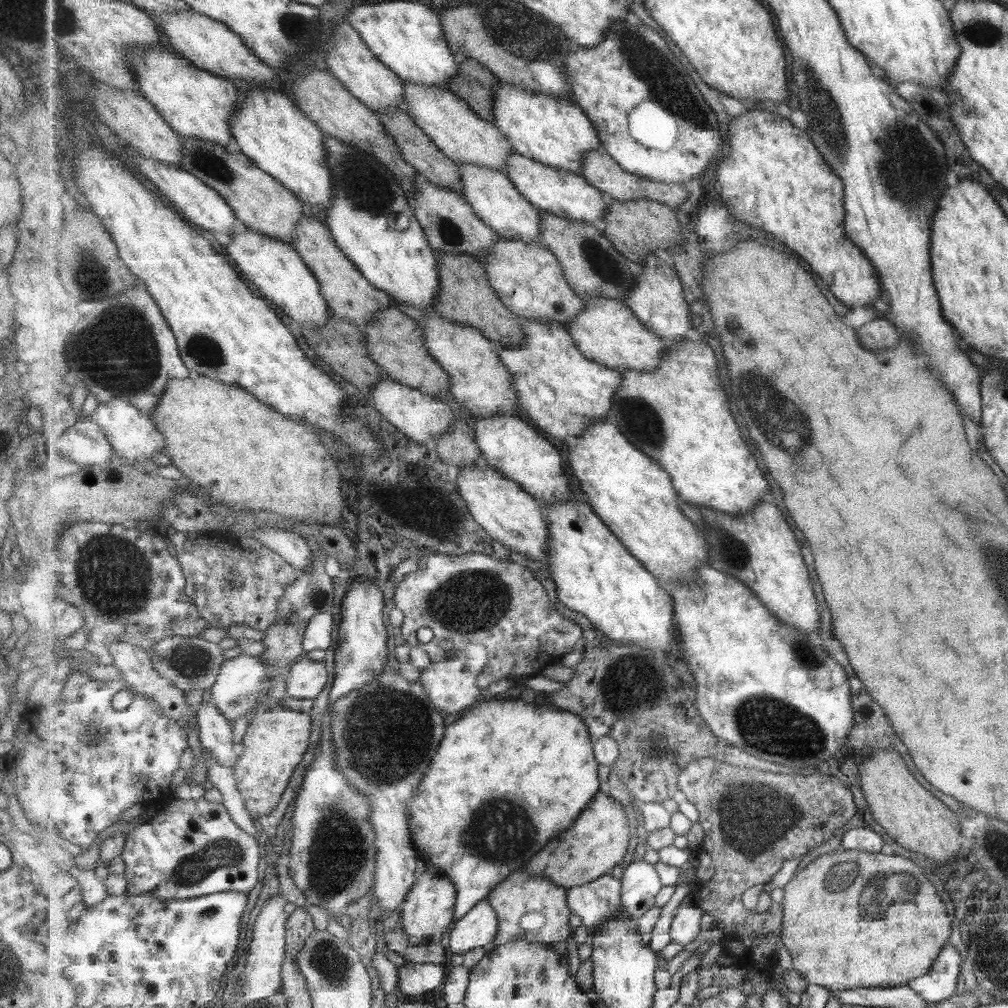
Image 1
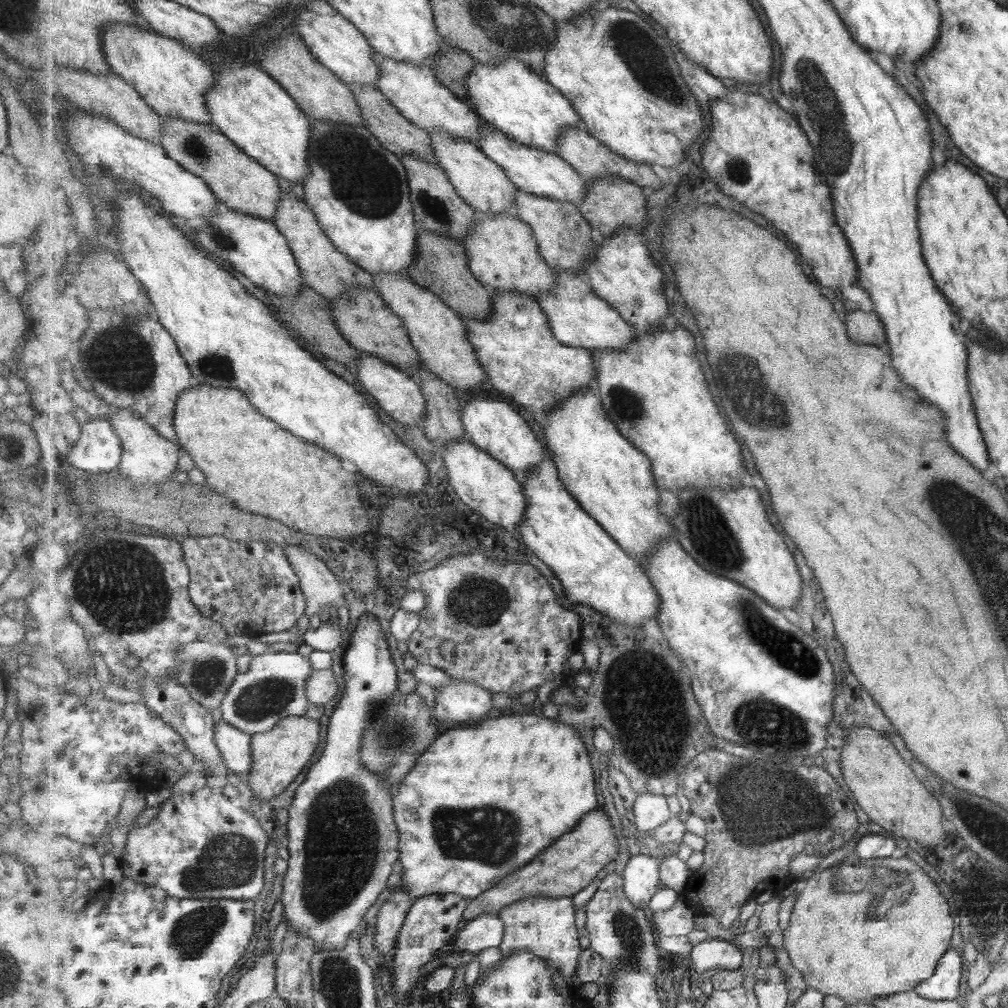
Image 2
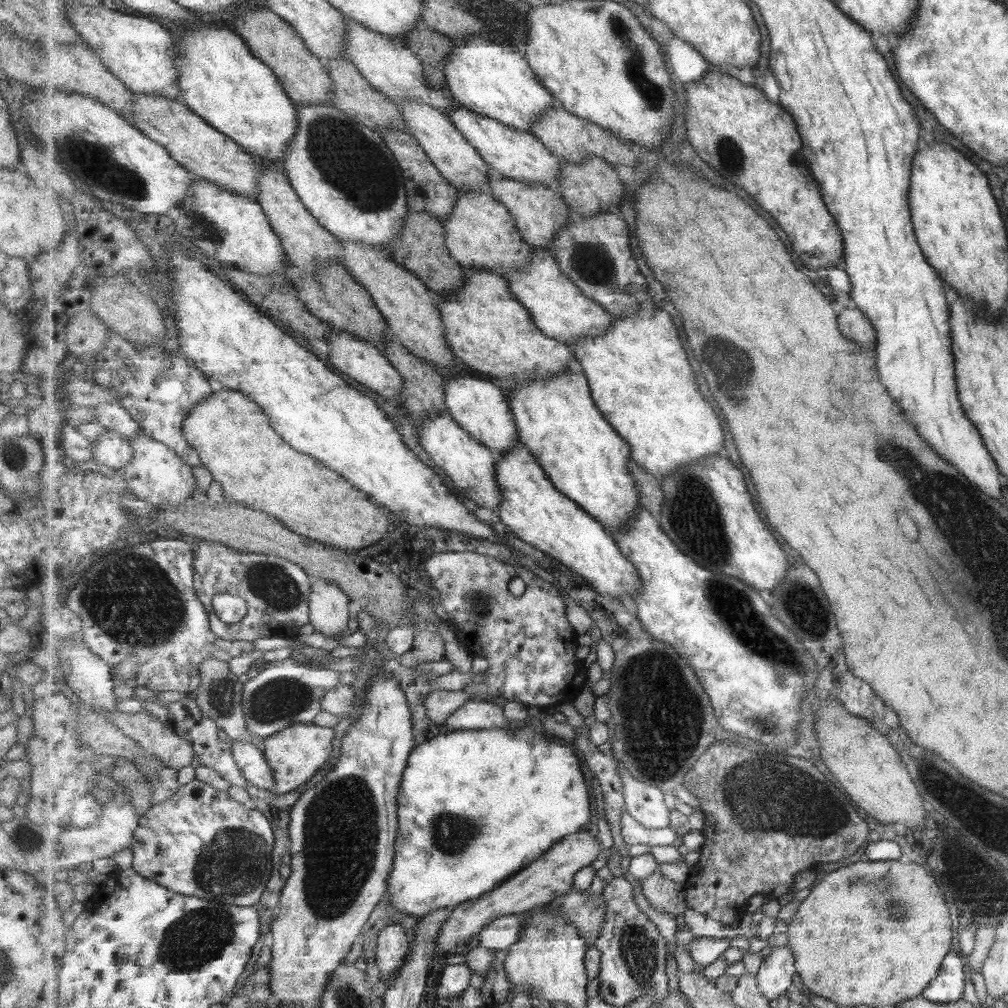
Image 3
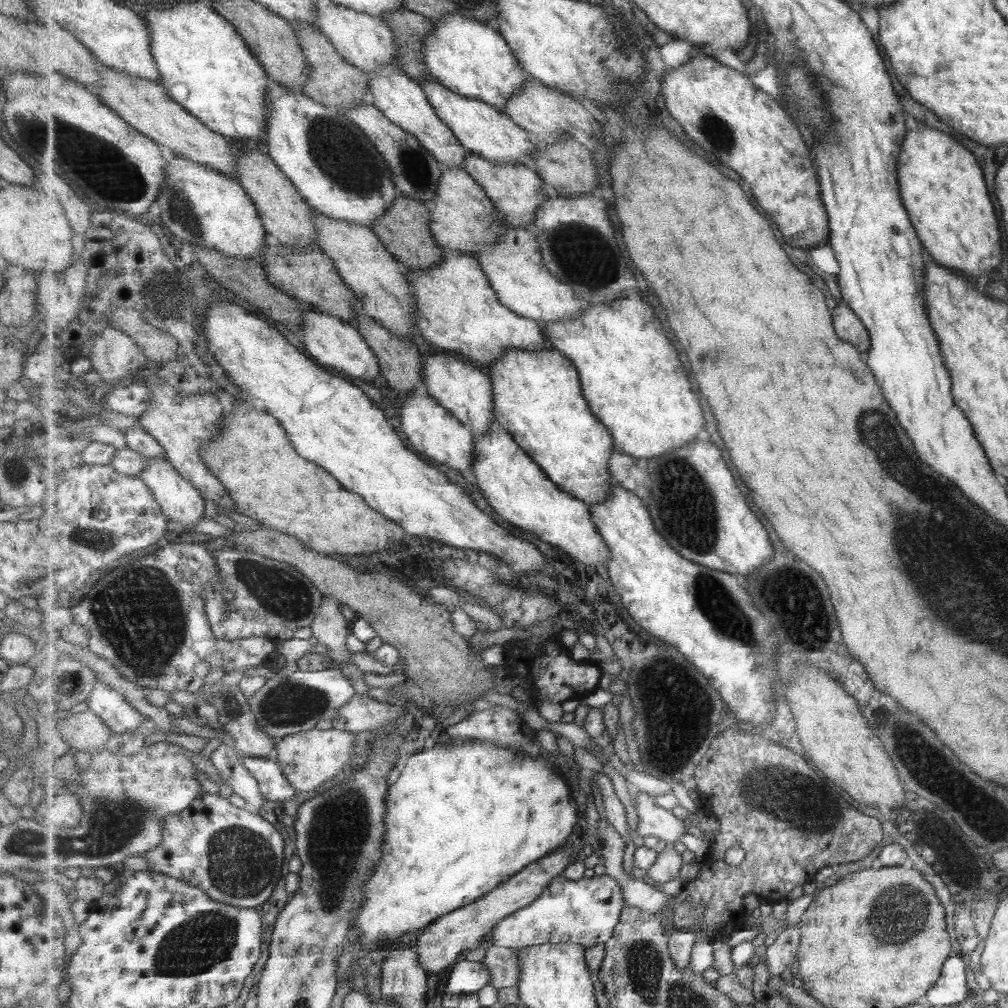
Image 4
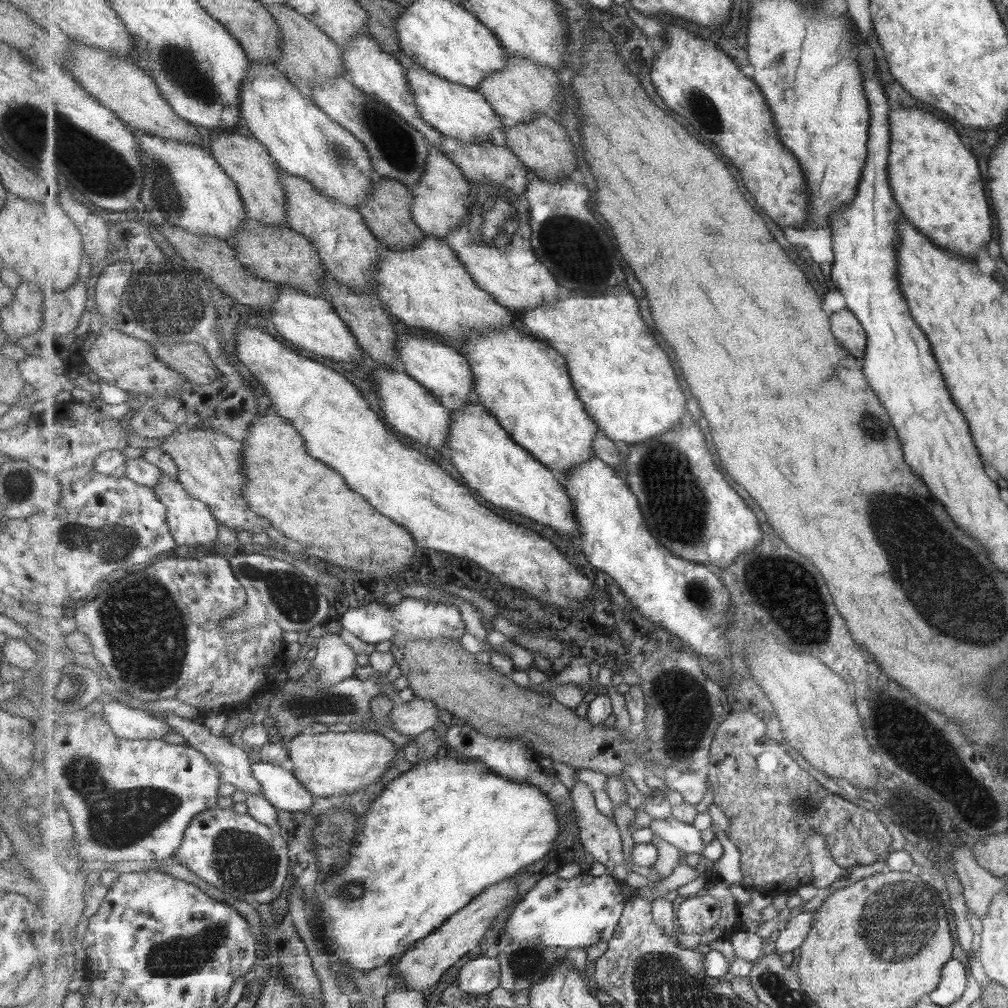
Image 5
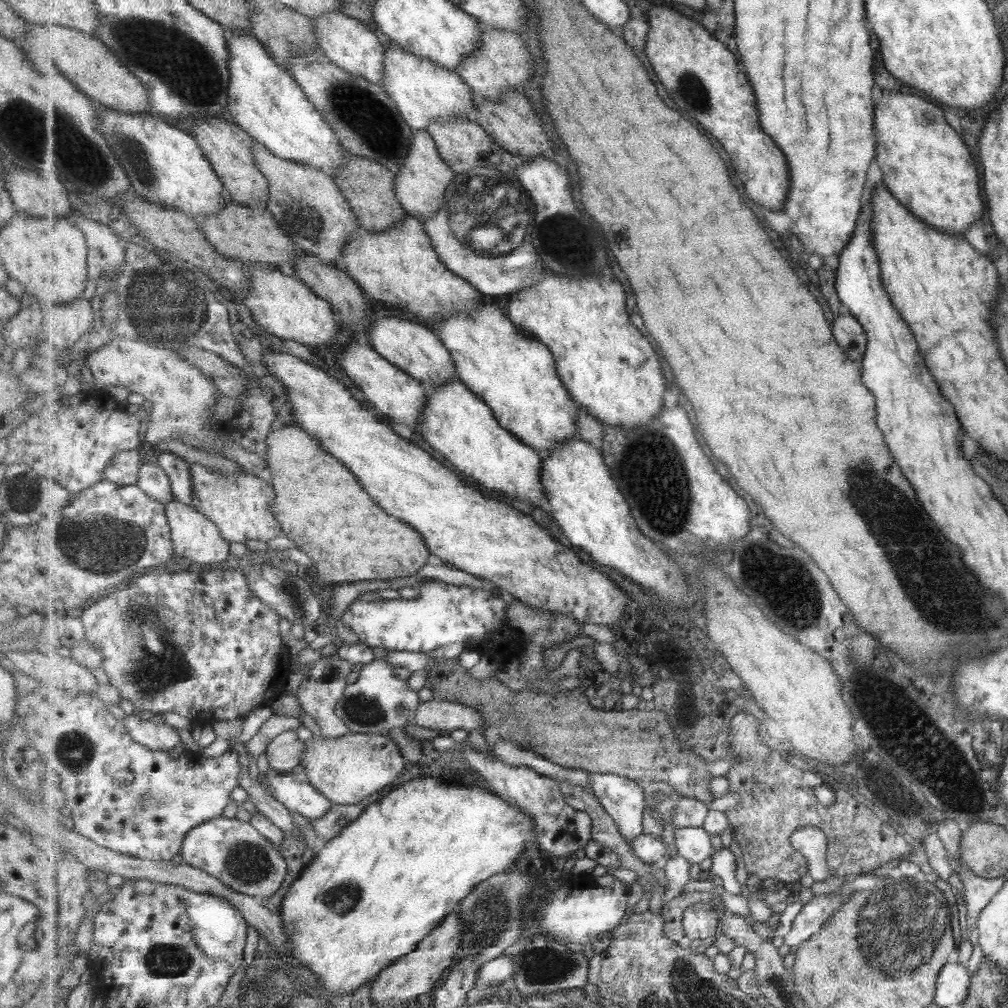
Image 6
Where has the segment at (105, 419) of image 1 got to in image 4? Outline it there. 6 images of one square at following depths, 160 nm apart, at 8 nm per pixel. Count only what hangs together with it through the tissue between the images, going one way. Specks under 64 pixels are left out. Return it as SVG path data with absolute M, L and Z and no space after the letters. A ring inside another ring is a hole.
M151 457L145 468L140 472L139 476L147 487L151 489L155 501L162 506L164 515L169 518L169 524L177 532L187 532L186 526L194 526L195 522L199 522L205 517L205 500L201 496L200 490L193 486L178 470L177 467L166 457Z

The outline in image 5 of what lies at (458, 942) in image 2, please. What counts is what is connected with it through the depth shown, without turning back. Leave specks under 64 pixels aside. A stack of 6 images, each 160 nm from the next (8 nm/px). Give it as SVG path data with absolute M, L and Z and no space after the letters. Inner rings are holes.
M607 872L602 876L584 873L573 880L559 878L555 873L536 883L514 908L506 922L504 942L520 946L541 942L563 951L588 949L601 941L610 943L628 901L621 882Z

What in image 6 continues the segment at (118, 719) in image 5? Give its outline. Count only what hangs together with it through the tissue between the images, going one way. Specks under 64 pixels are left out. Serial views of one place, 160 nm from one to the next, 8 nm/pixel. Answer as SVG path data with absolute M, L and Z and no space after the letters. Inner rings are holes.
M129 715L123 719L125 728L138 743L151 747L156 751L169 751L178 746L181 736L174 727L165 723L142 720L138 716Z

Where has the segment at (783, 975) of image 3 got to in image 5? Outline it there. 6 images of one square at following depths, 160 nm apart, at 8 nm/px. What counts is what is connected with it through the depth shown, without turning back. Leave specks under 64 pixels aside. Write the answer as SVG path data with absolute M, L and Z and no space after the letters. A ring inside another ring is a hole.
M803 912L788 920L785 930L779 932L772 942L778 955L793 952L803 946L811 932L815 913Z

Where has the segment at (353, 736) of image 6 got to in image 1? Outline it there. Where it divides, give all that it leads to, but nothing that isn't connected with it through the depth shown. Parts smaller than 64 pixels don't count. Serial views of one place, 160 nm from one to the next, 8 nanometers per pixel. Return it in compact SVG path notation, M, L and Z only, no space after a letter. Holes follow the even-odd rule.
M281 705L257 713L250 721L244 738L245 750L234 766L234 787L245 797L247 810L255 815L268 816L281 802L295 768L301 764L309 750L309 736L313 728L310 713L300 713Z

